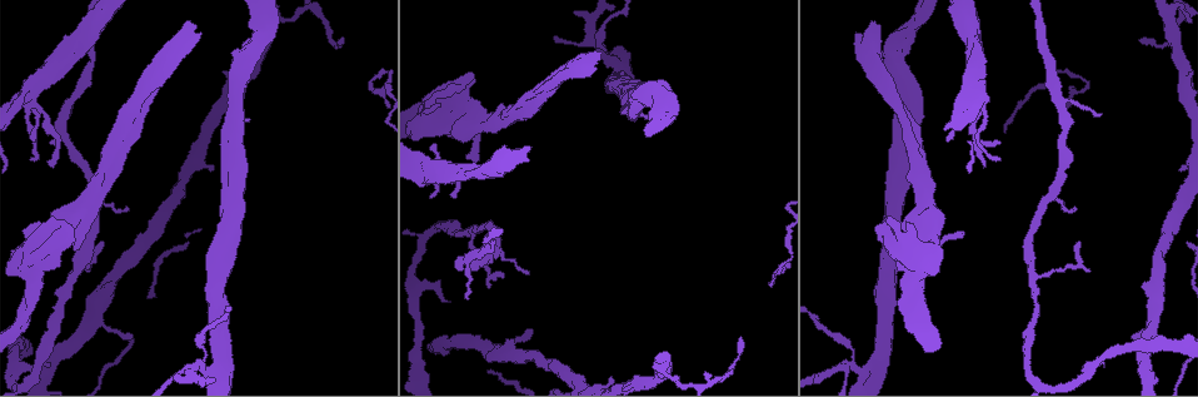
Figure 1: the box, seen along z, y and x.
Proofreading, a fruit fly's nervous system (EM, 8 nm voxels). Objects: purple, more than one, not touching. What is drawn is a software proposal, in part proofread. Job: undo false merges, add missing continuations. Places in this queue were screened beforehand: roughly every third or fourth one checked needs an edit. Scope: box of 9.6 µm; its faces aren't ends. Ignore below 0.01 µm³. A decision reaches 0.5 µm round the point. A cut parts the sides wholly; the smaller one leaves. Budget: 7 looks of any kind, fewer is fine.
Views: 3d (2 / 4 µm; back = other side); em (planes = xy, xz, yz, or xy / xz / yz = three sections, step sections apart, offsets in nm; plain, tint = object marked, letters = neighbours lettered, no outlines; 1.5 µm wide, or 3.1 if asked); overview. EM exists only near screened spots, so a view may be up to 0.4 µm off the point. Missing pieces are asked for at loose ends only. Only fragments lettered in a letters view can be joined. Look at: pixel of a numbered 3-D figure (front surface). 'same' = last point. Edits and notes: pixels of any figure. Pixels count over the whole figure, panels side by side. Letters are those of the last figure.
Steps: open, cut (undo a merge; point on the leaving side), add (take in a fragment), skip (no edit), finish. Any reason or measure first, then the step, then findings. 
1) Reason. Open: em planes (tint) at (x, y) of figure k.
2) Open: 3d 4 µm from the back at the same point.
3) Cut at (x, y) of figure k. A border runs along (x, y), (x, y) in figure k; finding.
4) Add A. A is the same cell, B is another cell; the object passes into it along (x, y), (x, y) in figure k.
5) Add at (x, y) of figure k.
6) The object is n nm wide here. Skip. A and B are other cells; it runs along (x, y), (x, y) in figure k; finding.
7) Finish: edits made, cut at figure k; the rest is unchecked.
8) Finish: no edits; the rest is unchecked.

Narrows sharply. Open: 3d 2 µm at (605, 49) of figure 1.

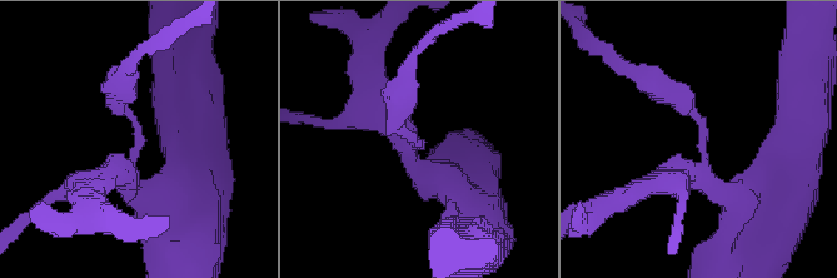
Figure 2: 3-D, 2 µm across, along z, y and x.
4 arms meet here. Open: em planes (tint) at (696, 175) of figure 2.

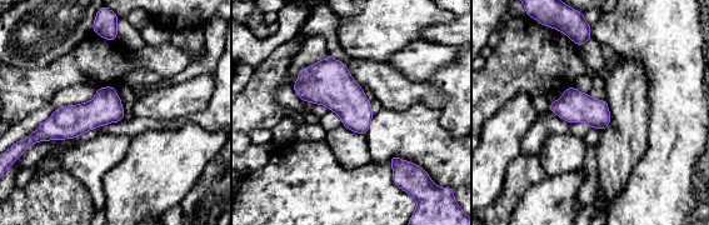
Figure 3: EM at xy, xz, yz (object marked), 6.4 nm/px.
Open: em planes (letters) at the same point.

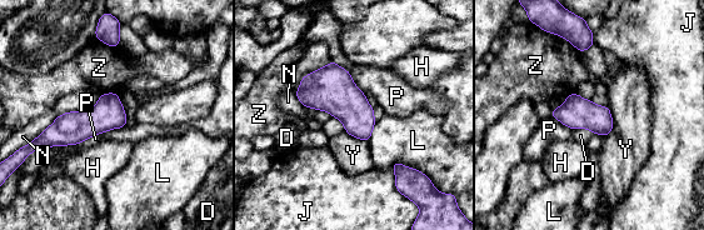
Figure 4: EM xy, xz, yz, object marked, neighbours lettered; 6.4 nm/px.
Skip. D, H, J, L, N, P, Y and Z are other cells; all the same cell.

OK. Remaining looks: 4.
An open end. Open: 3d 4 µm at (26, 311) of figure 1.

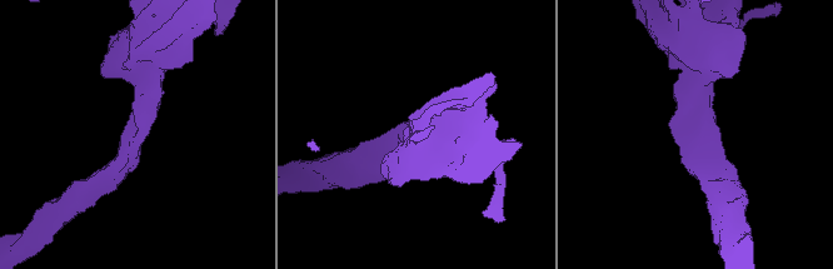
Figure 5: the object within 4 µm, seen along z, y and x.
Need the tissue. Open: em planes (letters) at (134, 140) of figure 5.

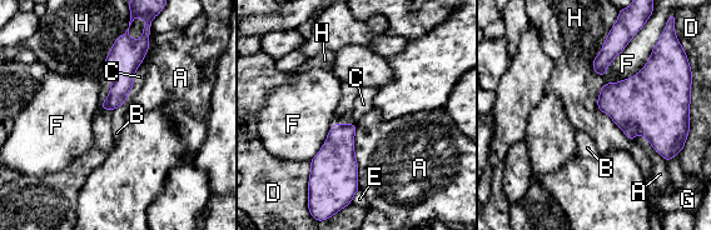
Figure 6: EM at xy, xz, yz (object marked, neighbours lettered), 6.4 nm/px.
The longest contact is with F, 600 nm. Skip. A, B, C, D, E, F, G and H are other cells; a border runs along (667, 19), (647, 63), (603, 84) in figure 6; none of them fits.

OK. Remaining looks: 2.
Finish: no edits; the rest is unchecked.

